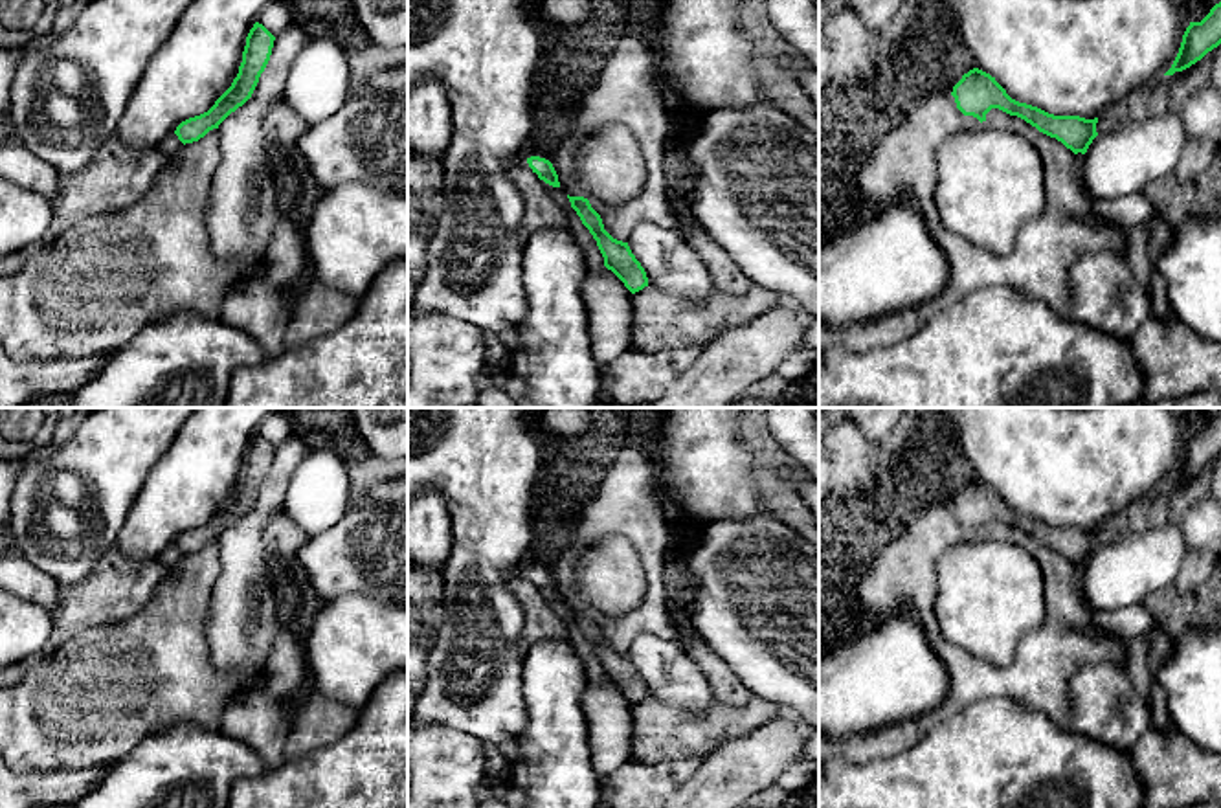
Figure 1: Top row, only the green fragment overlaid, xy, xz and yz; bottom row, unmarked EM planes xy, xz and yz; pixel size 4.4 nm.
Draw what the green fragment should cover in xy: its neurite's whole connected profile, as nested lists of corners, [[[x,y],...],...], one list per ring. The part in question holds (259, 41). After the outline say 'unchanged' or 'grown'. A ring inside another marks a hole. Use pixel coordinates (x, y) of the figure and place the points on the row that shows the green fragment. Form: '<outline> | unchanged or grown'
[[[253,24],[246,37],[242,62],[231,86],[215,101],[207,112],[189,118],[176,127],[174,134],[184,145],[198,141],[209,130],[218,129],[218,125],[231,112],[235,112],[252,97],[259,77],[270,61],[274,40],[275,37],[263,24]]] | unchanged

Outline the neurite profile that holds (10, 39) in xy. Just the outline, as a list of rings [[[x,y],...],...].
[[[0,22],[0,50],[24,50],[44,37],[42,24],[29,29],[9,29]]]

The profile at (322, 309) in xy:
[[[314,281],[310,288],[290,305],[285,349],[297,349],[318,336],[336,331],[354,316],[358,303],[360,299]]]

